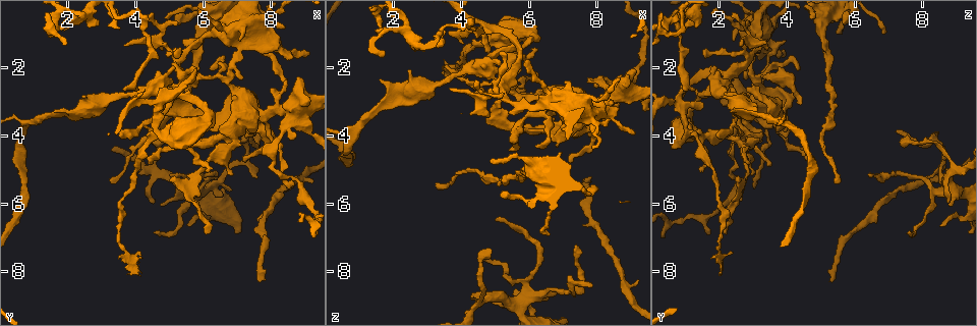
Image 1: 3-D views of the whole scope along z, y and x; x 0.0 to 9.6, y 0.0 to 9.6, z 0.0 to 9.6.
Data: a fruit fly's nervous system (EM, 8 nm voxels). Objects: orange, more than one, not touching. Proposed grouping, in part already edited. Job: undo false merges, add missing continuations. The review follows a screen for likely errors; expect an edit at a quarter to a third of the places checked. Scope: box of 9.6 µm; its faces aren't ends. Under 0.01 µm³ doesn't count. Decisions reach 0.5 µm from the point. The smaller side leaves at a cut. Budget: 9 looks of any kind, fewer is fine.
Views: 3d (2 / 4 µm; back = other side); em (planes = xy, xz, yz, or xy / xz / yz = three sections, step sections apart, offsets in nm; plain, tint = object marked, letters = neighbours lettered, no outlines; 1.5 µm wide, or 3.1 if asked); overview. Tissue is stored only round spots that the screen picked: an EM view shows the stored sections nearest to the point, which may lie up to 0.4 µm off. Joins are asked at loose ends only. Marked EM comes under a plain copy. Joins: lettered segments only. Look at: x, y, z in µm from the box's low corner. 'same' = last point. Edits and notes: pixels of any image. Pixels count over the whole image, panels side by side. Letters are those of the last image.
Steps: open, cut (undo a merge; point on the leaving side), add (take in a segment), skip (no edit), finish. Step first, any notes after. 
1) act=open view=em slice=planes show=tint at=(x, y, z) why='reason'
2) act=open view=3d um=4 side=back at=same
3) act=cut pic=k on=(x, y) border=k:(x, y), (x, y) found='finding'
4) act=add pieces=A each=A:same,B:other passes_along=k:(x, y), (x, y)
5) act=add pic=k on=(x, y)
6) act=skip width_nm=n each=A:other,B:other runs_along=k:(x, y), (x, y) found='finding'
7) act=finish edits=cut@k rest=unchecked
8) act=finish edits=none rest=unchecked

act=open view=3d um=2 at=(6.05, 6.90, 2.20) why='an open end'

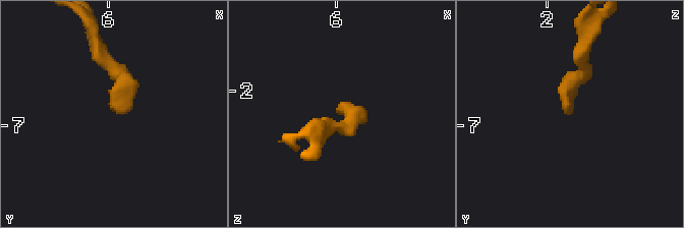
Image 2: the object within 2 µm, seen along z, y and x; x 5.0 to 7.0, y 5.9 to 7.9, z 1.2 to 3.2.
act=open view=em slice=planes show=letters at=(6.08, 6.88, 2.18)

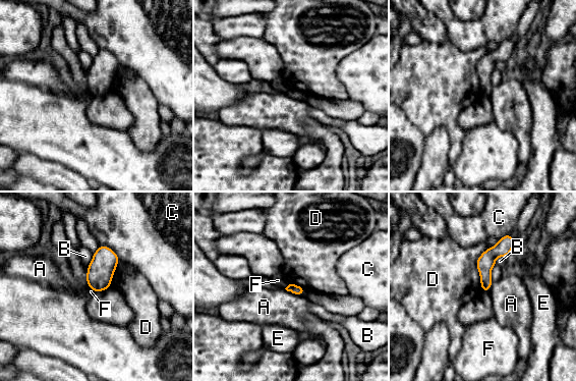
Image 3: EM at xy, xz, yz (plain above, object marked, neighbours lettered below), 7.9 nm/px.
act=skip each=A:other,B:other,C:other,D:other,E:other,F:other runs_along=3:(508, 237), (485, 262), (484, 288) found='no lettered segment goes on from it'

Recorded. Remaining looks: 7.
act=open view=3d um=2 at=(4.60, 3.95, 1.30) why='calibre changes'

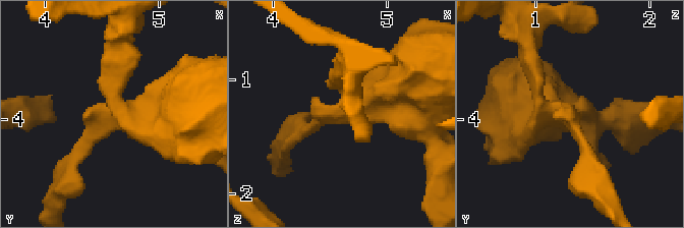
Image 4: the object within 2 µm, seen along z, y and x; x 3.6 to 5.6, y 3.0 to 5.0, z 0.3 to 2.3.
act=open view=em slice=xz step=8 show=letters at=(4.64, 3.98, 1.26) arms=3

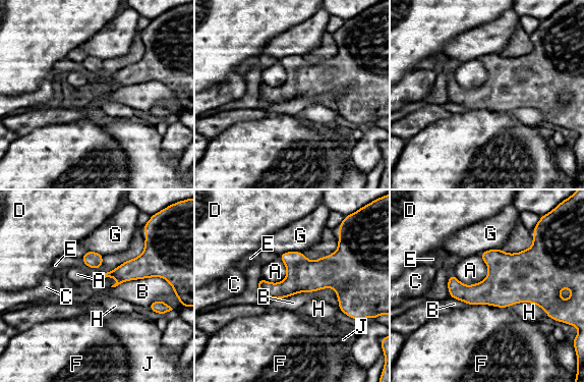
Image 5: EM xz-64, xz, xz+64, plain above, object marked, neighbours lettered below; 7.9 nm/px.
act=skip each=A:other,B:other,C:other,D:other,E:other,F:other,G:other,H:other,J:other border=5:(488, 267), (471, 284), (453, 273) found='one cell here'

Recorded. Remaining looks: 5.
act=open view=em slice=xy step=4 show=letters at=(7.60, 8.30, 5.20) why='free end'

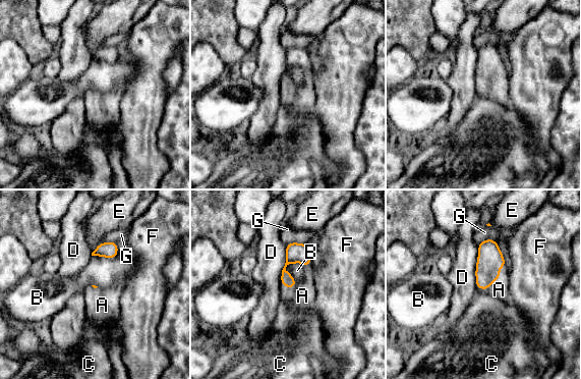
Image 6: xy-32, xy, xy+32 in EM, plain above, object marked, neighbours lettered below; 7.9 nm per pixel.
act=open view=em slice=planes show=letters at=same

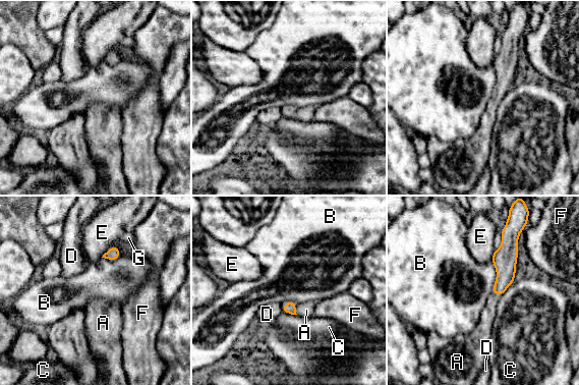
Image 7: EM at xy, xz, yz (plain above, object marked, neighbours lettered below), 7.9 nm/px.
act=add pieces=A width_nm=100 each=A:same,B:other,C:other,D:other,E:other,F:other,G:other passes_along=7:(290, 308), (295, 309), (306, 310) found='the cell continues'

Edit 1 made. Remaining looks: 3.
act=finish edits=add@7 rest=unchecked

